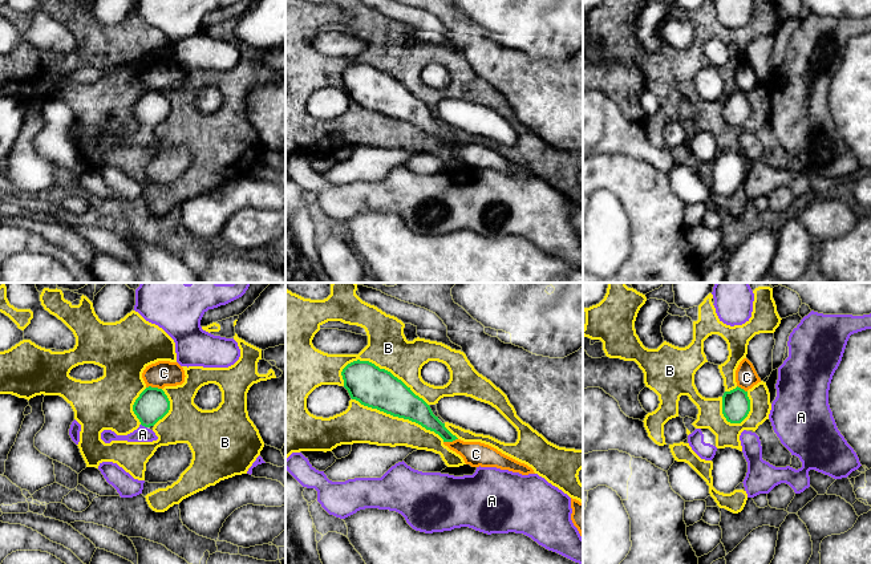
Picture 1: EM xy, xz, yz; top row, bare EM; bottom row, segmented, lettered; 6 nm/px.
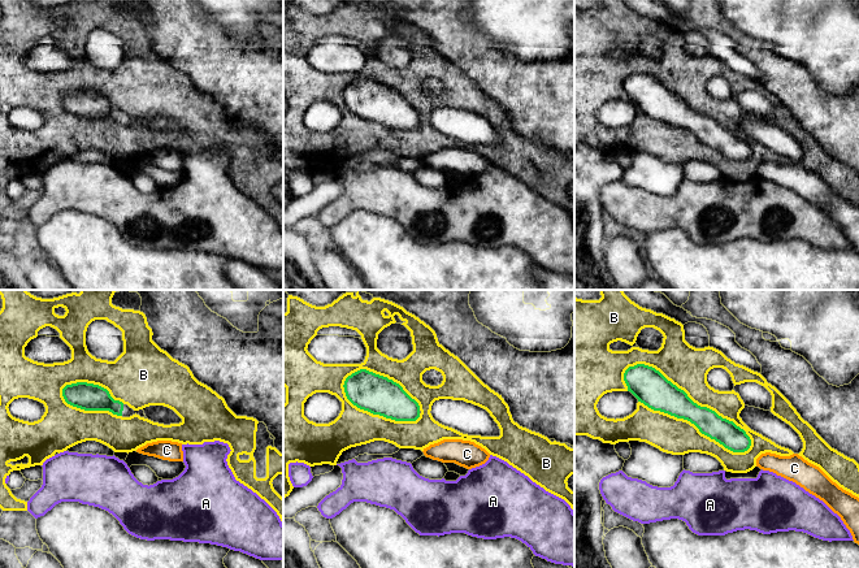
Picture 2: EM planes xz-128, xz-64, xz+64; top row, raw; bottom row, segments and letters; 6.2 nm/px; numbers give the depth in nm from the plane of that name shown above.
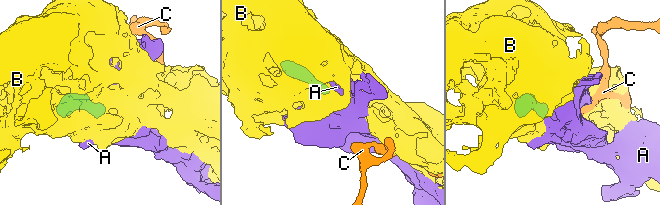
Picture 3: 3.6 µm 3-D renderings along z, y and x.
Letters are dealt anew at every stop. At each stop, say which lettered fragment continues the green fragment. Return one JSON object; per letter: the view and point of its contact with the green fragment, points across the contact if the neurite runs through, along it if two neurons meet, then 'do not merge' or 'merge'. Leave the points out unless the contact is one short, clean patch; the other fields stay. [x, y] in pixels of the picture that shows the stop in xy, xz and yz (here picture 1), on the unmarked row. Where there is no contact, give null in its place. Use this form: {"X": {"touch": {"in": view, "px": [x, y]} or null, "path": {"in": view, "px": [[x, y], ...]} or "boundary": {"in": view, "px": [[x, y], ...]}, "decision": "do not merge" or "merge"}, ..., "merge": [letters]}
{"A": {"touch": {"in": "xy", "px": [144, 128]}, "path": {"in": "xy", "px": [[152, 108], [144, 128], [142, 137]]}, "decision": "merge"}, "B": {"touch": {"in": "xz", "px": [384, 72]}, "decision": "do not merge"}, "C": {"touch": {"in": "xy", "px": [154, 90]}, "boundary": {"in": "xy", "px": [[146, 89], [161, 92]]}, "decision": "do not merge"}, "merge": ["A"]}

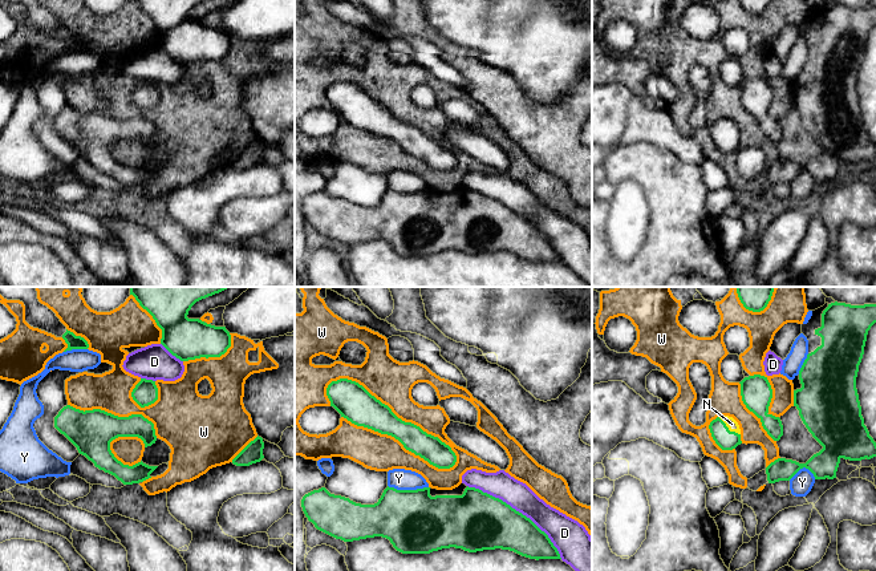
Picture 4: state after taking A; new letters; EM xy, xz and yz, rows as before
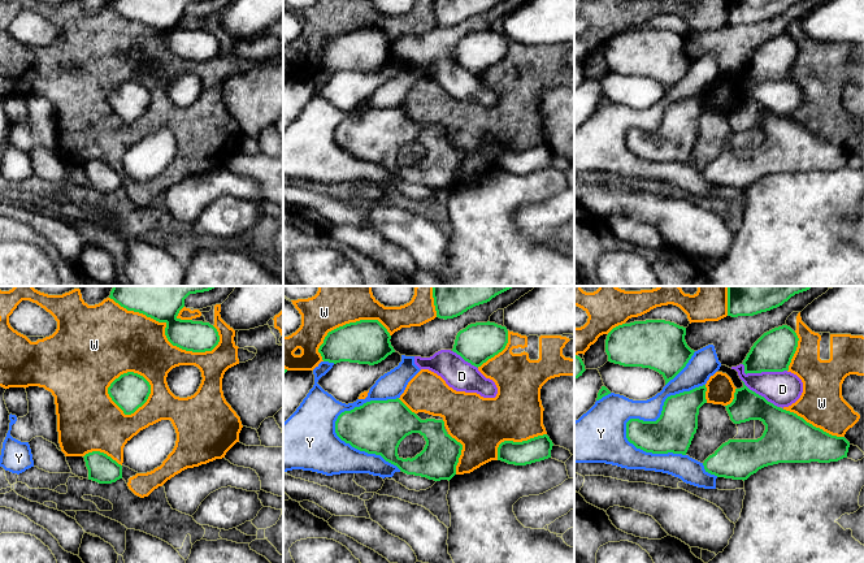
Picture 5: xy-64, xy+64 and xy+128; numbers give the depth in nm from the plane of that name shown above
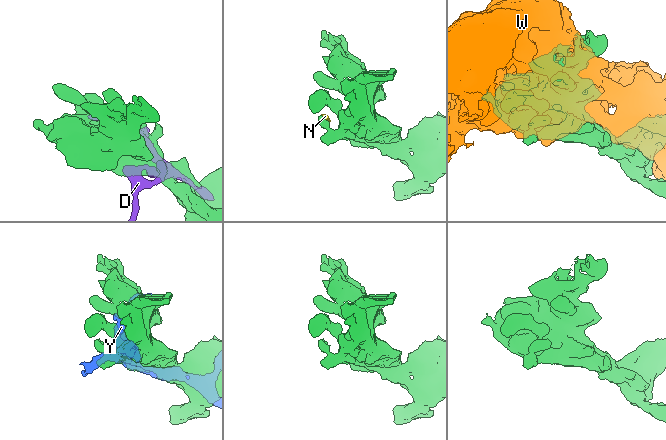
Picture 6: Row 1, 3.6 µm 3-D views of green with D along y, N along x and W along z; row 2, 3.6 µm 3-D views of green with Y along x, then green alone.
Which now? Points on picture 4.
{"D": {"touch": {"in": "xz", "px": [518, 214]}, "decision": "do not merge"}, "N": {"touch": {"in": "yz", "px": [728, 132]}, "path": {"in": "yz", "px": [[726, 142], [728, 132], [731, 126]]}, "decision": "merge"}, "W": {"touch": {"in": "xz", "px": [396, 118]}, "decision": "do not merge"}, "Y": {"touch": {"in": "xz", "px": [408, 193]}, "decision": "do not merge"}, "merge": ["N"]}

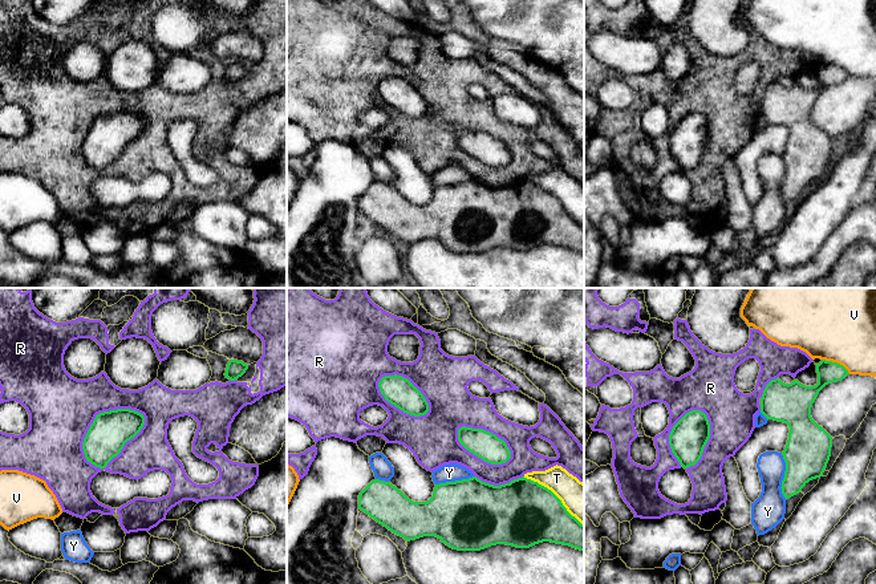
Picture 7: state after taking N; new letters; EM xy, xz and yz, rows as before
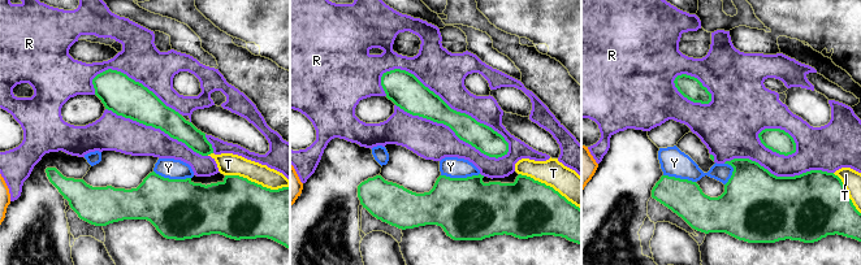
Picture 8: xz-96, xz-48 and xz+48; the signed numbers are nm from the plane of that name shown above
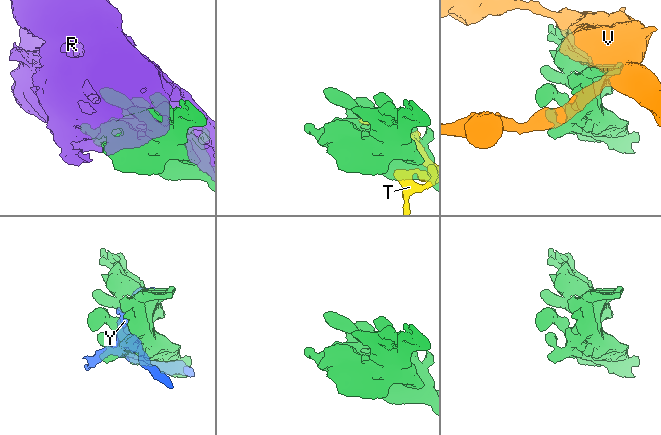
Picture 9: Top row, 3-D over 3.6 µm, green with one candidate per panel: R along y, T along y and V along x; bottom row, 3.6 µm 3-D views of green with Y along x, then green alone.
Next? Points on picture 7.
{"R": {"touch": {"in": "xy", "px": [121, 151]}, "decision": "do not merge"}, "T": {"touch": {"in": "xz", "px": [555, 198]}, "decision": "do not merge"}, "V": {"touch": {"in": "yz", "px": [836, 65]}, "decision": "do not merge"}, "Y": {"touch": {"in": "yz", "px": [785, 179]}, "decision": "do not merge"}, "merge": []}

